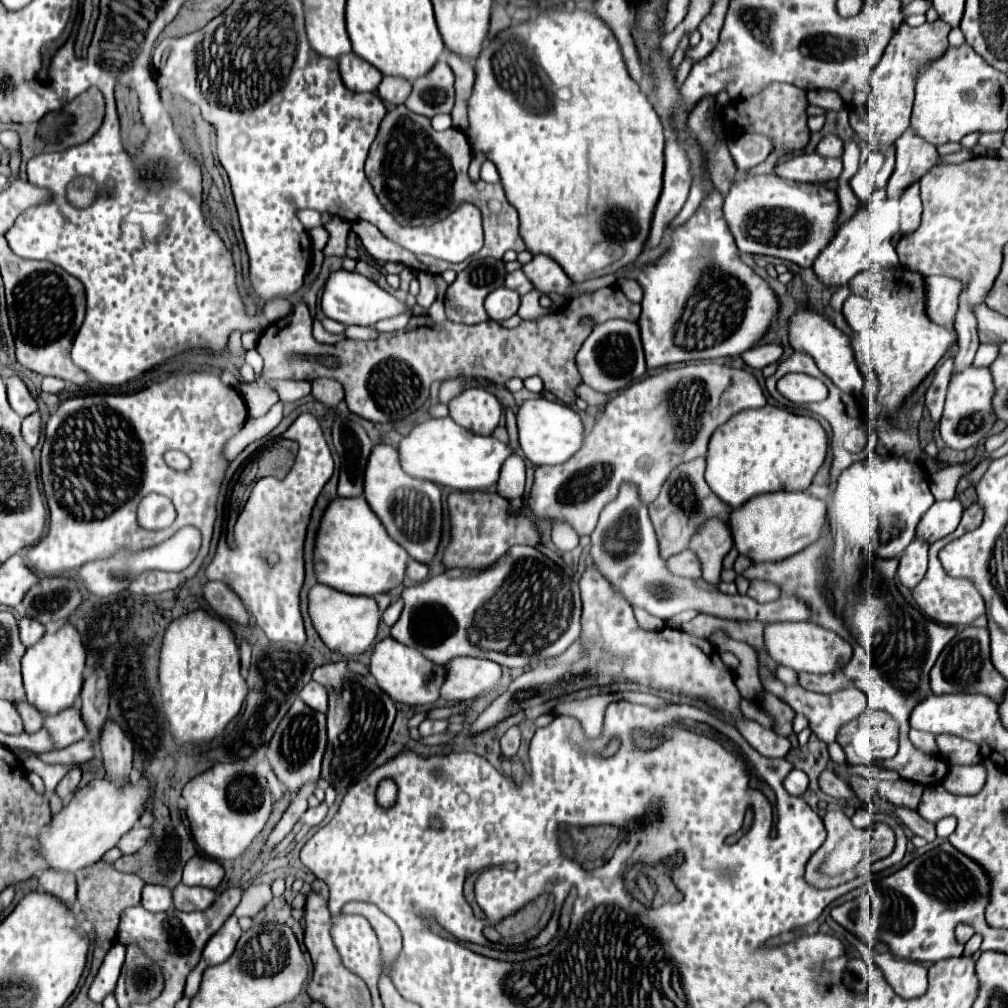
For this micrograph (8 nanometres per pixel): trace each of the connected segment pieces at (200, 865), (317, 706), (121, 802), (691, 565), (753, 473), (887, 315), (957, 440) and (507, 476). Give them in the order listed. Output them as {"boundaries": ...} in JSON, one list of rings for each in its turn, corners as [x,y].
{"boundaries":[[[[195,856],[183,868],[183,884],[185,886],[217,888],[221,880],[223,880],[223,868],[219,862],[215,862],[211,858]]],[[[309,682],[303,690],[301,690],[301,700],[307,702],[307,706],[311,706],[317,712],[327,712],[329,708],[329,694],[327,690],[319,684],[319,682]]],[[[105,778],[91,780],[85,788],[73,794],[73,800],[63,806],[63,810],[55,814],[47,826],[39,830],[37,854],[47,862],[51,870],[61,872],[77,872],[99,862],[103,854],[117,846],[119,838],[135,826],[145,808],[147,796],[149,790],[145,780],[131,784],[131,790],[127,790],[127,794],[119,794],[119,790],[115,790],[115,786],[111,786],[111,782]]],[[[685,550],[683,554],[675,554],[667,562],[675,574],[683,574],[683,576],[689,576],[695,580],[701,578],[701,560],[693,550]]],[[[763,406],[757,410],[745,410],[735,414],[731,420],[727,420],[715,434],[711,436],[709,442],[709,452],[707,452],[707,472],[705,480],[709,488],[733,510],[743,506],[747,500],[753,496],[765,494],[765,492],[779,492],[779,490],[807,490],[825,462],[827,454],[827,432],[823,426],[811,418],[811,416],[797,416],[791,414],[783,408],[777,406]]],[[[905,268],[897,270],[865,270],[857,274],[849,288],[853,294],[867,296],[875,306],[875,322],[869,328],[869,332],[859,332],[857,340],[857,354],[867,366],[873,366],[873,370],[879,376],[879,396],[881,406],[885,410],[895,412],[905,396],[915,390],[915,386],[929,374],[929,370],[939,362],[939,358],[953,348],[955,336],[951,332],[941,330],[935,322],[929,320],[925,314],[925,282],[921,276],[917,276],[917,290],[907,280],[909,272]]],[[[969,366],[965,372],[955,376],[955,382],[949,384],[939,434],[949,448],[967,450],[985,440],[991,434],[993,424],[995,418],[991,418],[991,374],[987,368]]],[[[517,454],[513,458],[507,458],[501,470],[501,478],[497,482],[497,494],[501,498],[521,498],[525,488],[525,460]]]]}

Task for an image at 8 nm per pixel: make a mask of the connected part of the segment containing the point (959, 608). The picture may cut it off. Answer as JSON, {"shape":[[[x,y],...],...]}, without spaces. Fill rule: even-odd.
{"shape":[[[973,504],[971,508],[967,508],[963,512],[963,518],[961,518],[961,522],[959,522],[959,526],[957,526],[955,532],[951,532],[943,540],[937,540],[937,542],[933,542],[929,546],[929,570],[927,570],[925,578],[919,582],[919,586],[913,590],[913,598],[915,598],[917,606],[919,606],[919,610],[927,618],[931,618],[931,620],[935,620],[939,624],[945,624],[945,626],[969,626],[977,616],[985,614],[985,602],[983,602],[981,594],[975,590],[975,586],[971,586],[971,582],[967,582],[967,580],[947,576],[945,570],[943,570],[943,566],[941,566],[941,562],[939,562],[939,558],[937,558],[939,550],[945,544],[949,544],[951,540],[963,536],[969,530],[975,530],[981,524],[981,520],[983,520],[983,510],[979,510],[979,506]]]}

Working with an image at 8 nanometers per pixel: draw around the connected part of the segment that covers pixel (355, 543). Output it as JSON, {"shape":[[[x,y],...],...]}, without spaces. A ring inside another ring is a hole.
{"shape":[[[335,498],[321,520],[315,544],[315,574],[321,584],[339,592],[375,596],[403,584],[409,554],[389,538],[365,498]]]}

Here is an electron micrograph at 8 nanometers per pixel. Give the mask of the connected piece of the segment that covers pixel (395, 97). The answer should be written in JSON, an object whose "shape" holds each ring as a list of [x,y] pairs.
{"shape":[[[385,76],[377,88],[379,96],[393,104],[393,106],[399,106],[399,104],[405,104],[405,100],[409,98],[411,94],[411,82],[403,80],[403,78],[393,78],[393,76]]]}

